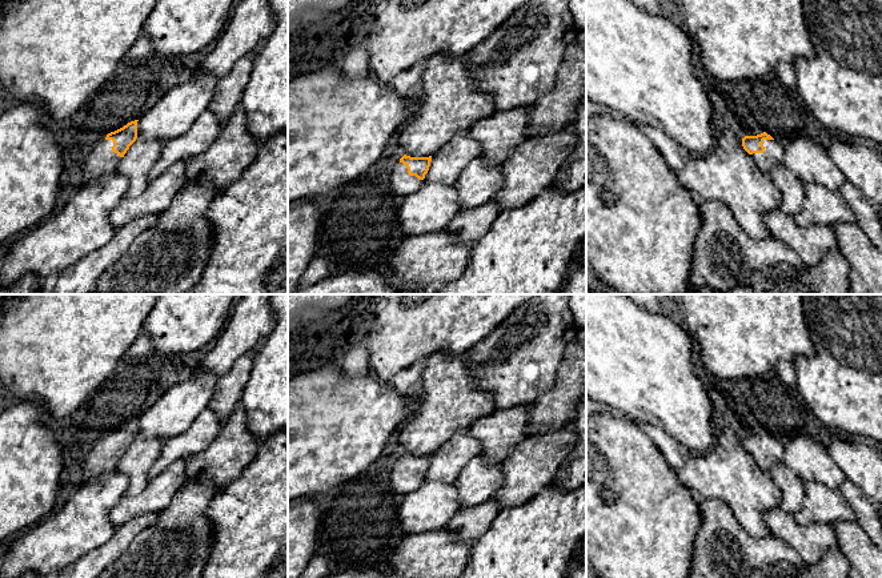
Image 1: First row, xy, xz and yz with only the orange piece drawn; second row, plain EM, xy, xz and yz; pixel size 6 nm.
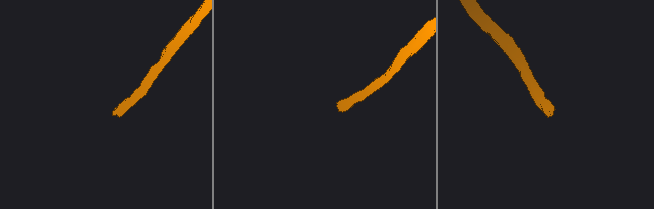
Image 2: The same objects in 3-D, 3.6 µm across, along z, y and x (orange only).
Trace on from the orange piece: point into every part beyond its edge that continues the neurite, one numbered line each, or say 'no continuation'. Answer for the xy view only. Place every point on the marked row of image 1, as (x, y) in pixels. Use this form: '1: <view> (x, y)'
1: xy (101, 160)

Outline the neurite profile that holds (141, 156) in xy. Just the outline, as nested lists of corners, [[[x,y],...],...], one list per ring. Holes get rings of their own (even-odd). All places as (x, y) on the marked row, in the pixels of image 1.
[[[135,141],[121,157],[115,172],[128,178],[124,197],[140,196],[148,186],[148,173],[156,164],[165,141]]]

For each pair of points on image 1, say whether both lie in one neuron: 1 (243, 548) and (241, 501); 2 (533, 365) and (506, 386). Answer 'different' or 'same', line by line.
1: same
2: same

